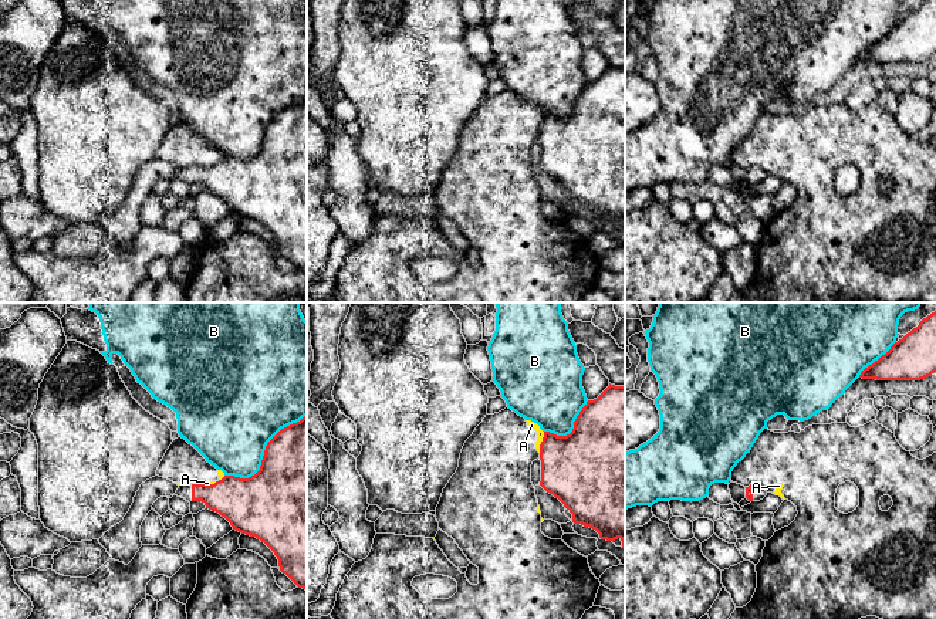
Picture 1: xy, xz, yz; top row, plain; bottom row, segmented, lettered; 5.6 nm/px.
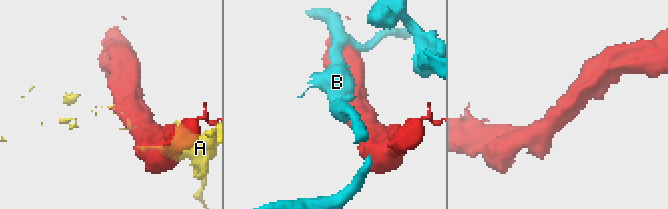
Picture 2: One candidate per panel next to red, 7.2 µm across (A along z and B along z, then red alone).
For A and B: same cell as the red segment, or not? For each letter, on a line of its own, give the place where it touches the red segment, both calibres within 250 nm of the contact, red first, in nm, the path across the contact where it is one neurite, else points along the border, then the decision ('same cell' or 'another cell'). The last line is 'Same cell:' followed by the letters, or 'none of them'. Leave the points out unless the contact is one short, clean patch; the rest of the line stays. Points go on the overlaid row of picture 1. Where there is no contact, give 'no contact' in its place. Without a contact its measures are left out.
A: meets red in xz at (541, 442); 400 nm thick on the red side, 50 nm on the other; another cell
B: meets red in xy at (264, 455); 500 nm thick on the red side, 460 nm on the other; another cell
Same cell: none of them

